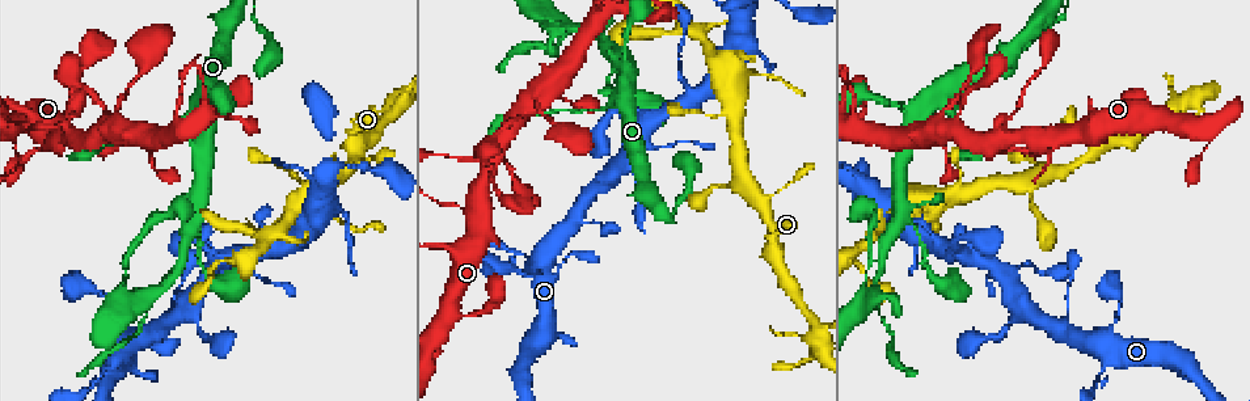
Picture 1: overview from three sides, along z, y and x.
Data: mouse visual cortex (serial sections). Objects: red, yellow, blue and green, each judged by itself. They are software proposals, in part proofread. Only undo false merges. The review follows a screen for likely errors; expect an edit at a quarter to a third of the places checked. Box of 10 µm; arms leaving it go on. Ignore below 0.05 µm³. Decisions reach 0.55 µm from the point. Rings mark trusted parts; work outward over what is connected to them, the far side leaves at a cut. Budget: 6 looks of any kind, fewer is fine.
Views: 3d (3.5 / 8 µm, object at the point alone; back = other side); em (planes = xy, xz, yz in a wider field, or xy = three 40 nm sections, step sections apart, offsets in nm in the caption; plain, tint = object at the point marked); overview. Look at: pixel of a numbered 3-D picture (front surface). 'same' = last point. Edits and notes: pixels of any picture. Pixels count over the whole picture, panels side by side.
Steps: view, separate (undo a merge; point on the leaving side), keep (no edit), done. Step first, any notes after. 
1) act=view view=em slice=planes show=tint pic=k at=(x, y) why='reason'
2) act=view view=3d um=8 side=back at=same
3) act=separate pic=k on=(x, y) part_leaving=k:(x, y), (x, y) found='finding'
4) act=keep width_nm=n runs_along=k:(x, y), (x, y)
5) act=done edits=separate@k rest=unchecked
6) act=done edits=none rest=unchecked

act=view view=3d um=3.5 side=back pic=1 at=(460, 316) why='small branch off a trunk'

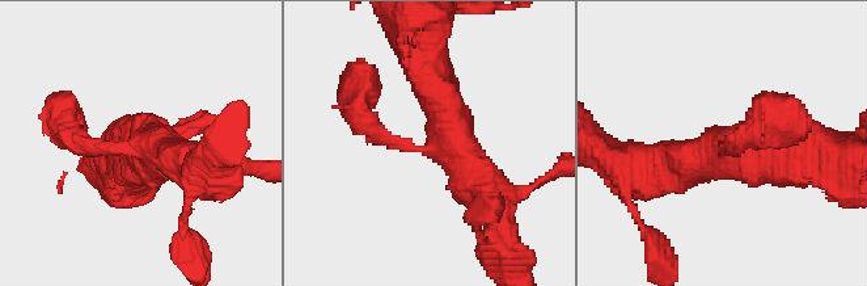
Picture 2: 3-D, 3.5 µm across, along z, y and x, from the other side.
act=view view=em slice=planes show=tint pic=2 at=(723, 143) arms=3 arm_widths_nm=150,450,500 why='need the tissue'

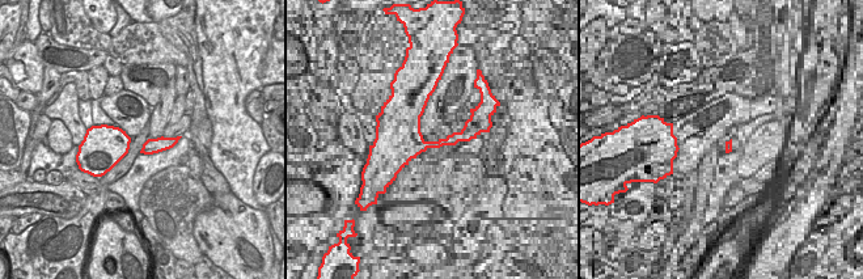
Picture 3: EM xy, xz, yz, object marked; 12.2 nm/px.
act=keep runs_along=2:(419, 59), (456, 150), (497, 207) found='one cell here'

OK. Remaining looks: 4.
act=view view=3d um=3.5 pic=1 at=(899, 217)

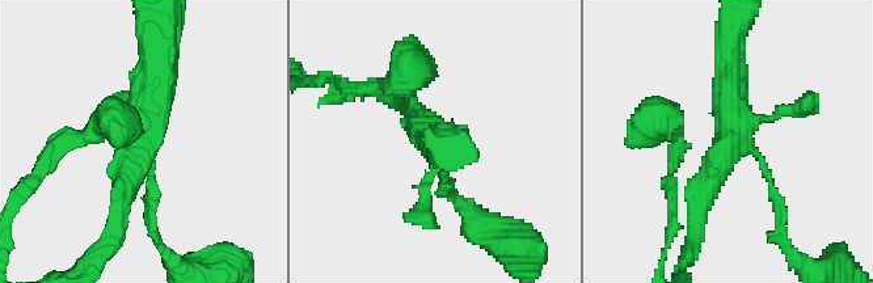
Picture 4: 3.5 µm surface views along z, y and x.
act=view view=em slice=xy step=5 show=tint pic=4 at=(148, 135)

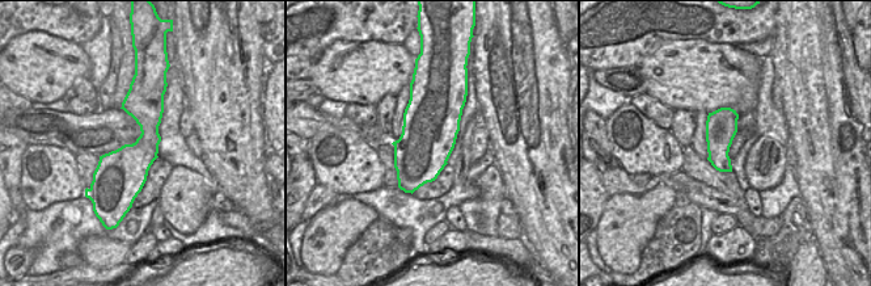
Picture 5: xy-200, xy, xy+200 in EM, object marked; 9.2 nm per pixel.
act=keep runs_along=4:(161, 49), (121, 210) found='one cell here'

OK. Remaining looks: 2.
act=done edits=none rest=unchecked

